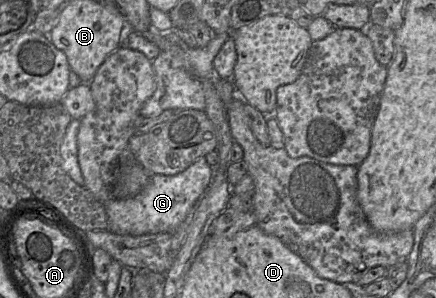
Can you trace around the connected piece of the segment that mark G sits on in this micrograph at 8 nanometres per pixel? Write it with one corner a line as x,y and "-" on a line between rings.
205,156
199,157
186,170
175,175
151,175
146,187
135,197
118,199
111,198
104,203
108,231
118,235
141,236
145,234
173,233
184,221
190,209
209,186
214,168
206,161

